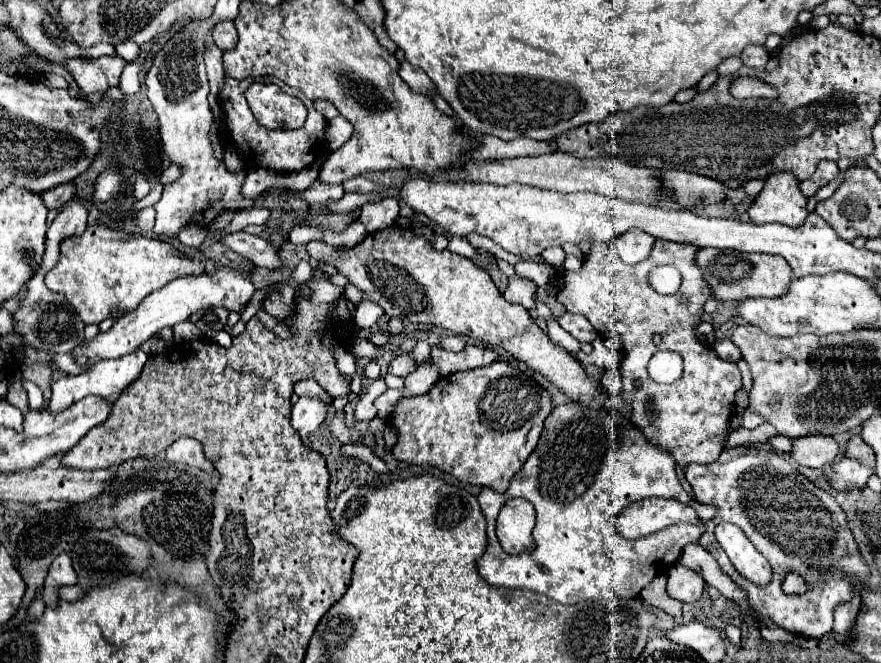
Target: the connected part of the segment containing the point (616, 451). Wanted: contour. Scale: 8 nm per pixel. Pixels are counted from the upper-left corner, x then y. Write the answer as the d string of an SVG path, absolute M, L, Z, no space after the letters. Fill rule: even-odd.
M566 402L556 406L552 414L544 422L544 430L536 450L528 456L524 466L518 474L512 476L510 488L504 493L496 492L492 488L484 488L478 496L480 508L488 522L488 548L486 554L480 558L478 572L490 586L504 586L504 588L524 588L538 594L544 594L560 604L576 604L580 600L592 598L632 598L638 596L640 590L652 582L652 578L672 566L682 548L690 542L698 542L700 532L704 526L694 524L674 524L636 539L627 539L615 530L614 522L618 514L630 506L632 502L640 500L640 494L656 494L662 492L662 484L666 478L676 476L676 460L674 456L664 450L662 446L650 444L644 434L632 424L632 420L620 412L612 412L608 408L588 408L582 404ZM522 496L534 504L536 510L536 526L534 526L534 548L524 550L516 556L506 554L496 538L496 516L498 516L504 502L508 498Z

